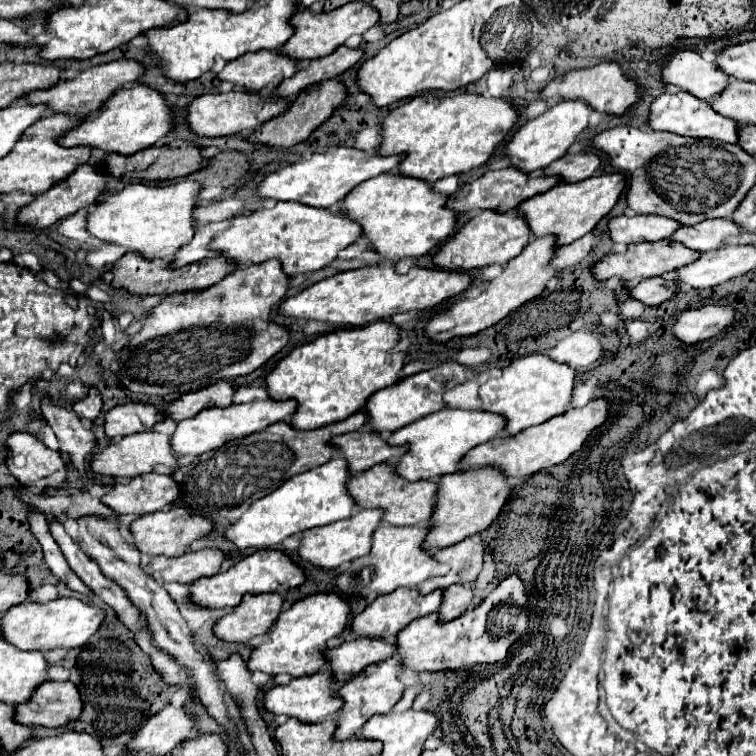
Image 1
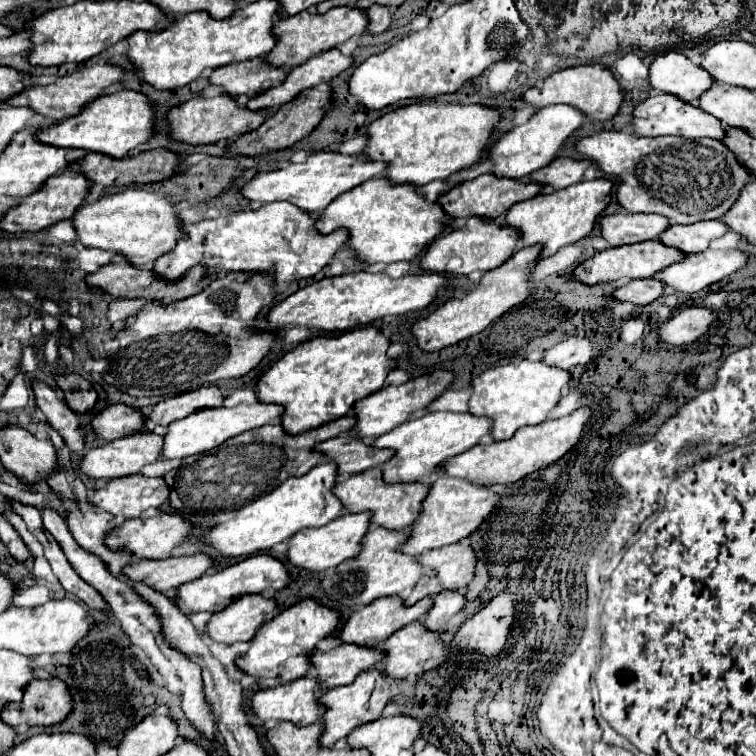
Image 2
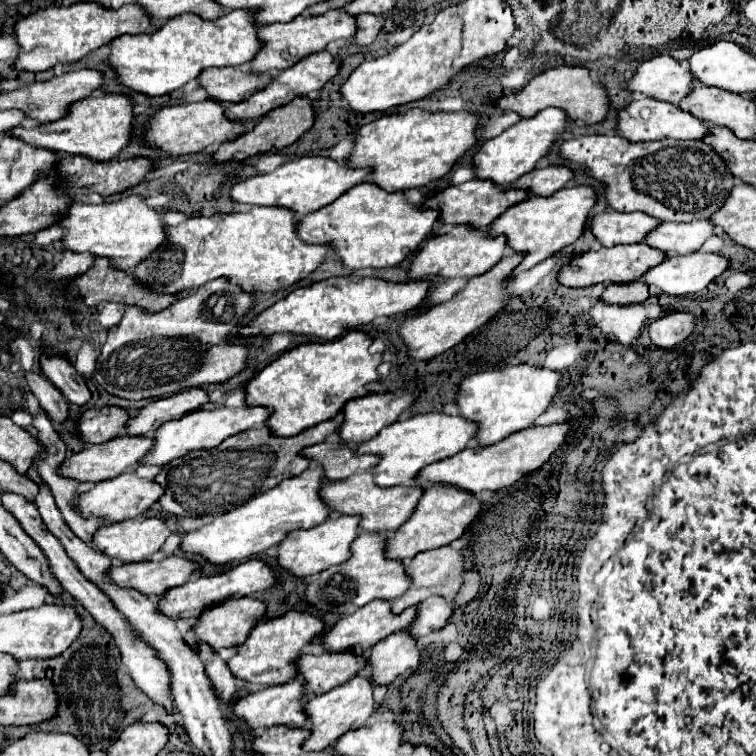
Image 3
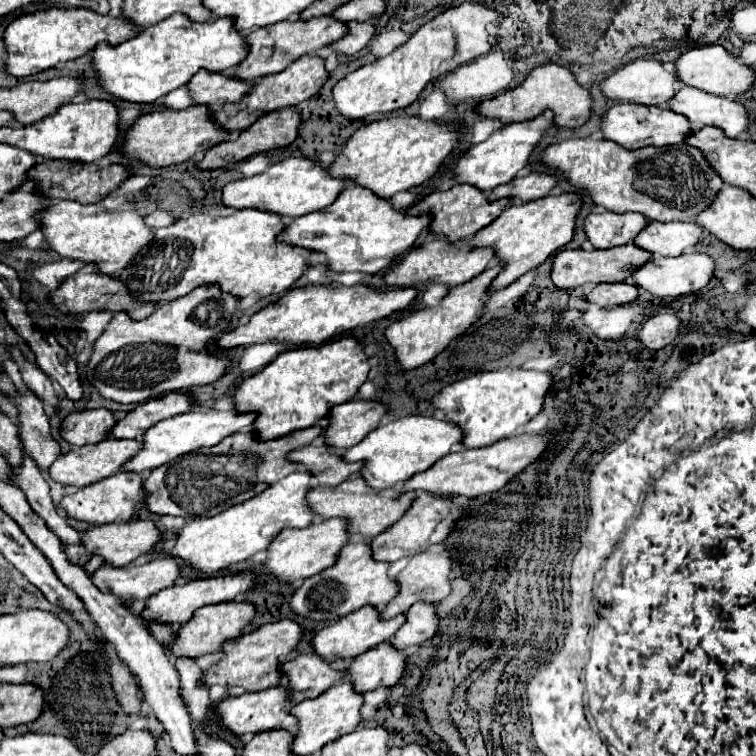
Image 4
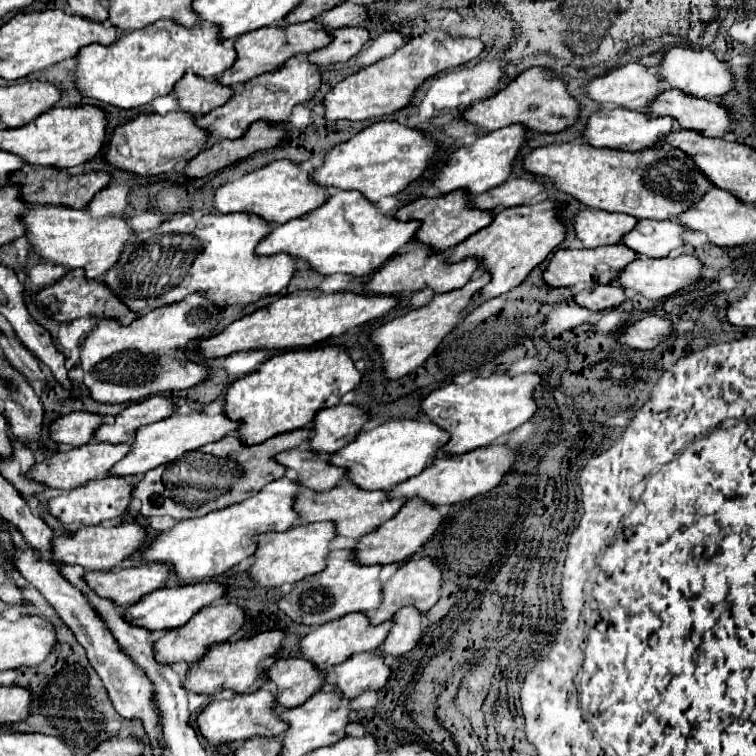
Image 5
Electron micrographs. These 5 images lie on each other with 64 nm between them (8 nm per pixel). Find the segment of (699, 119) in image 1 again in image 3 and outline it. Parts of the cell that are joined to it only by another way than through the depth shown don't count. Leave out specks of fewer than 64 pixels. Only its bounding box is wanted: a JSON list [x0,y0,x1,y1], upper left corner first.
[618,98,712,142]

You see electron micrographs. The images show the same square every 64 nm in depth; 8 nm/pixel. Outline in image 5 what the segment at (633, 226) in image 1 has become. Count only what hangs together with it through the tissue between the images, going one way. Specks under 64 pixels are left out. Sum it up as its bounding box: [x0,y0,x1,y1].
[576,210,638,248]

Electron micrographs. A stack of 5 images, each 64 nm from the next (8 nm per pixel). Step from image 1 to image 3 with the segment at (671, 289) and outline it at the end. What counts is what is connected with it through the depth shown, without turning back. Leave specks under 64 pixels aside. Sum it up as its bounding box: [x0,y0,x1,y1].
[602,280,650,306]

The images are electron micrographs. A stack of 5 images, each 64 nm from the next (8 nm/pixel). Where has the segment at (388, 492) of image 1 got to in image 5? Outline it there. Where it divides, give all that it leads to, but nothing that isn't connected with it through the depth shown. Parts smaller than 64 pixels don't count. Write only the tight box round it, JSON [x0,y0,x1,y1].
[296,480,404,551]

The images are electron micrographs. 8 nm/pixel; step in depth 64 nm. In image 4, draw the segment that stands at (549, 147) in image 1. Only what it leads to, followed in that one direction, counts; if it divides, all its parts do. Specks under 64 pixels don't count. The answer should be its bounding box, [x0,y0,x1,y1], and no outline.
[454,112,554,192]

